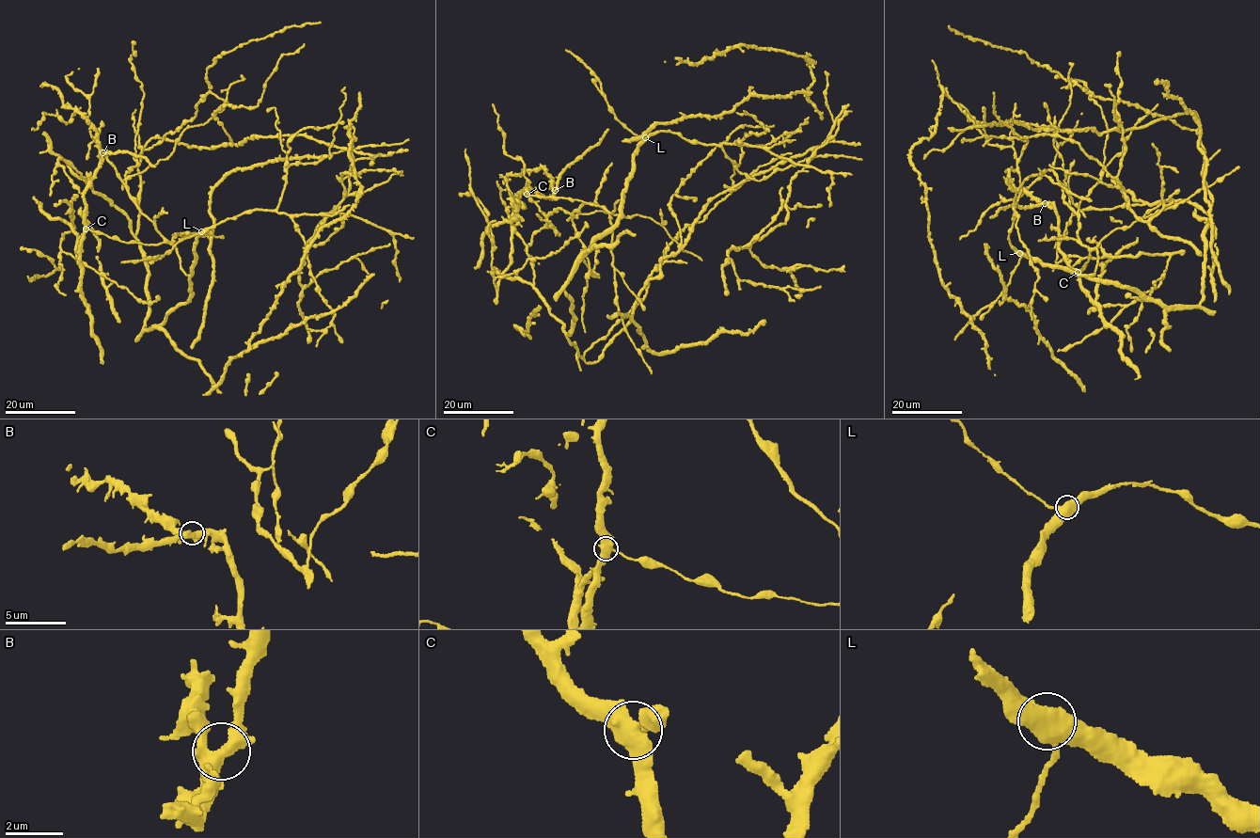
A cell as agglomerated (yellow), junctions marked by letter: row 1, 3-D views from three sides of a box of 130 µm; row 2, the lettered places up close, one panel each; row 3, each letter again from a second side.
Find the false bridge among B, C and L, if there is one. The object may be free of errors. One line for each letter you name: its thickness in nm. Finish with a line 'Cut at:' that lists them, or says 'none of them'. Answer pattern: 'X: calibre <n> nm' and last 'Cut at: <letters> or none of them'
Cut at: none of them

